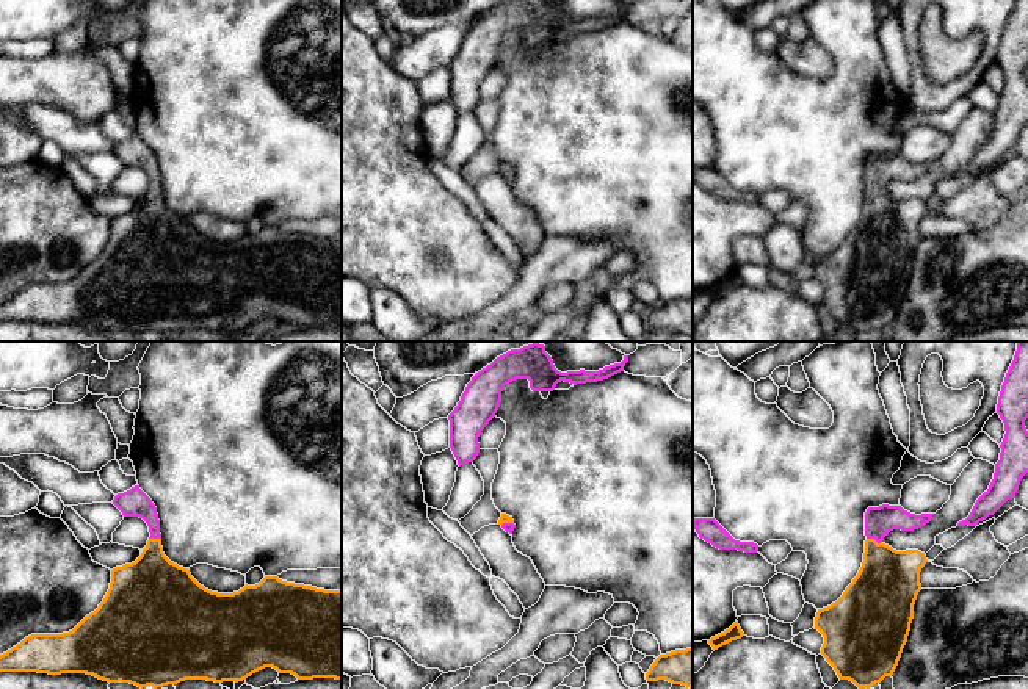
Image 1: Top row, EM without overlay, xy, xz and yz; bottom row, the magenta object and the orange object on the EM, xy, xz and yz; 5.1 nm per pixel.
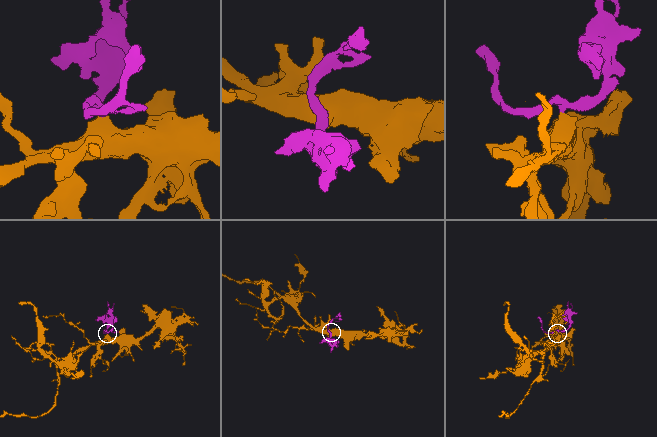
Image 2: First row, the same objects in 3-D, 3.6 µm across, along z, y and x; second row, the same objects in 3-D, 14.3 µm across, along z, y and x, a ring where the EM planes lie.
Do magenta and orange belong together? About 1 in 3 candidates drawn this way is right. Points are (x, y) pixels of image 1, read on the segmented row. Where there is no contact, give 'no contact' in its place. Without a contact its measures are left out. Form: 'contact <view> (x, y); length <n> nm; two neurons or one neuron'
contact yz (875, 539); length 80 nm; one neuron

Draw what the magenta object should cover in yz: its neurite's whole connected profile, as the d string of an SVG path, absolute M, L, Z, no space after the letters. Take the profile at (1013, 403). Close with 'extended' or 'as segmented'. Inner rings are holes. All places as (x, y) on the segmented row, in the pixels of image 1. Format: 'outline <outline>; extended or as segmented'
outline M1017 341L1014 360L998 396L997 413L1004 423L1000 460L989 489L976 500L970 515L957 526L976 526L994 515L1008 500L1015 498L1028 473L1028 341Z; as segmented

